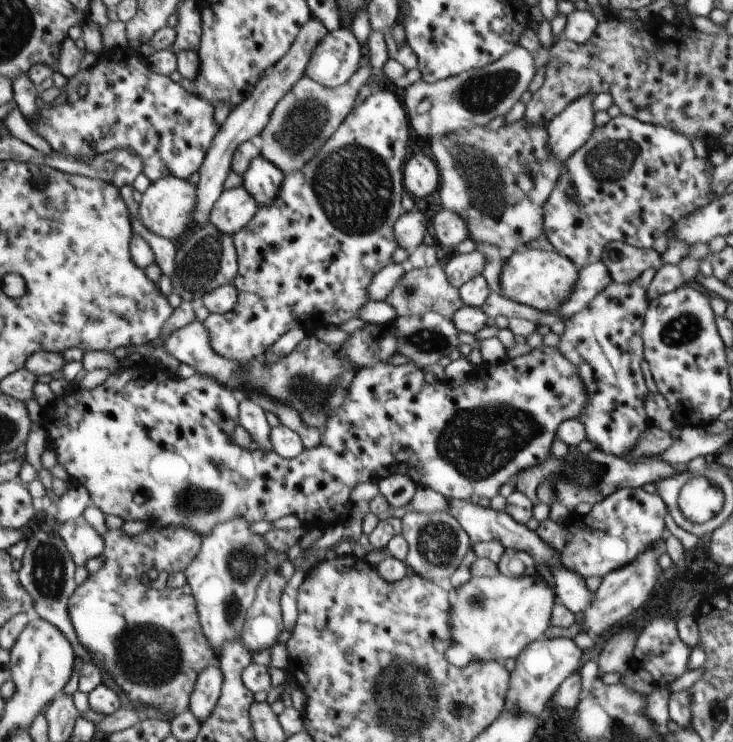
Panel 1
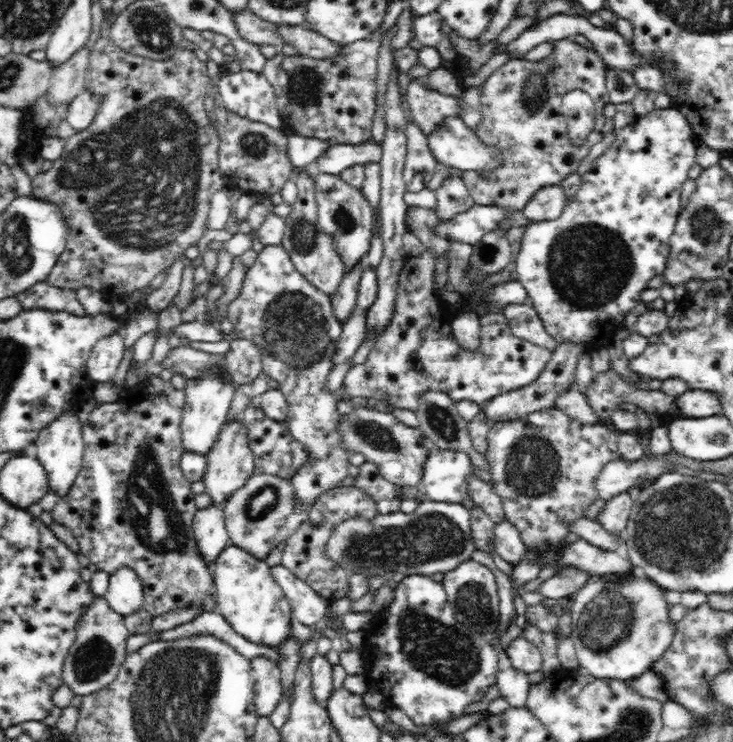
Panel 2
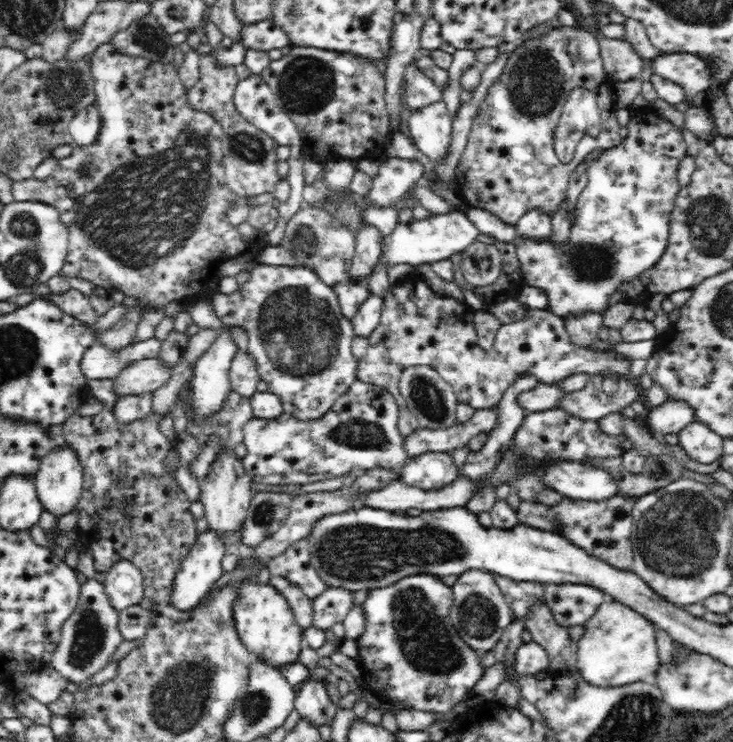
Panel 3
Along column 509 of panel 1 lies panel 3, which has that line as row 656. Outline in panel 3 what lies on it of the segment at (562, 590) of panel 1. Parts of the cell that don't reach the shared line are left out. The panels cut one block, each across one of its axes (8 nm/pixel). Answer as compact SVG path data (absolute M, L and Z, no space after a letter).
M530 641L522 643L515 650L513 659L513 676L515 678L524 678L524 676L539 676L547 671L549 666L549 656L546 649L537 642Z

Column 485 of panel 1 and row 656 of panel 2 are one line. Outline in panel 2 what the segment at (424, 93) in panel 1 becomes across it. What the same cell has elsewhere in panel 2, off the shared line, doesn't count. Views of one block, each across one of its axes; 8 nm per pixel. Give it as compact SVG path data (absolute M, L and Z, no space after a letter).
M96 597L89 610L77 625L74 644L66 655L62 680L74 694L86 696L106 688L118 676L125 661L126 642L131 634L125 625L125 617L111 610L106 598Z

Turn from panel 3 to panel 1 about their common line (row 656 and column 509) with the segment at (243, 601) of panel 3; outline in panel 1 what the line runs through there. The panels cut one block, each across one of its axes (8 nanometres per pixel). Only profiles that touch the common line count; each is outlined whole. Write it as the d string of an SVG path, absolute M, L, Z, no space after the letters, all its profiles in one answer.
M526 248L524 251L510 252L509 257L503 261L500 284L504 296L510 300L540 312L558 314L561 305L571 298L579 278L578 266L558 251Z

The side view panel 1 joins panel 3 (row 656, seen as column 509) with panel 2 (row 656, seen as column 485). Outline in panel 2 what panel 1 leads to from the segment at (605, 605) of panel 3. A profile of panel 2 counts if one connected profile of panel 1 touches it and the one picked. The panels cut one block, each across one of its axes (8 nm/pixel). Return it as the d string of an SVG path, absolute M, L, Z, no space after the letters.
M608 573L602 576L592 575L587 581L585 586L578 590L573 595L573 605L571 606L571 639L575 646L575 653L579 660L579 670L590 674L596 678L614 679L622 681L630 681L635 677L644 674L647 670L651 670L653 664L665 654L666 650L670 648L670 644L673 643L674 626L675 623L670 621L670 615L668 615L671 605L666 599L667 591L657 583L657 581L650 580L649 578L642 578L635 576L634 573Z

